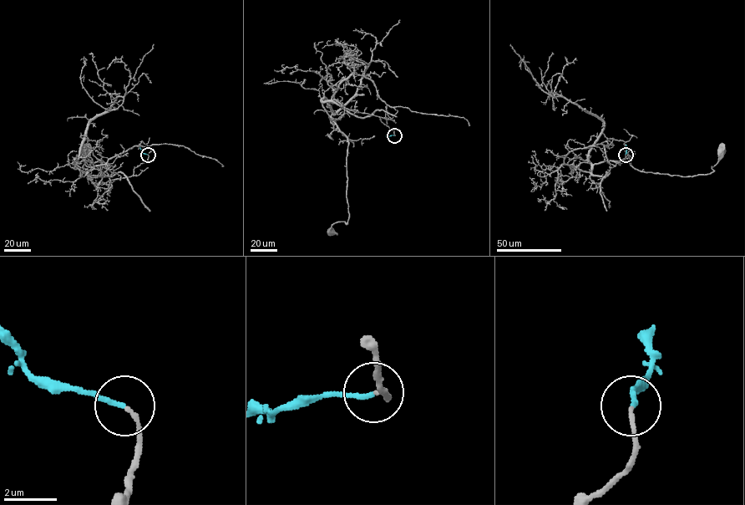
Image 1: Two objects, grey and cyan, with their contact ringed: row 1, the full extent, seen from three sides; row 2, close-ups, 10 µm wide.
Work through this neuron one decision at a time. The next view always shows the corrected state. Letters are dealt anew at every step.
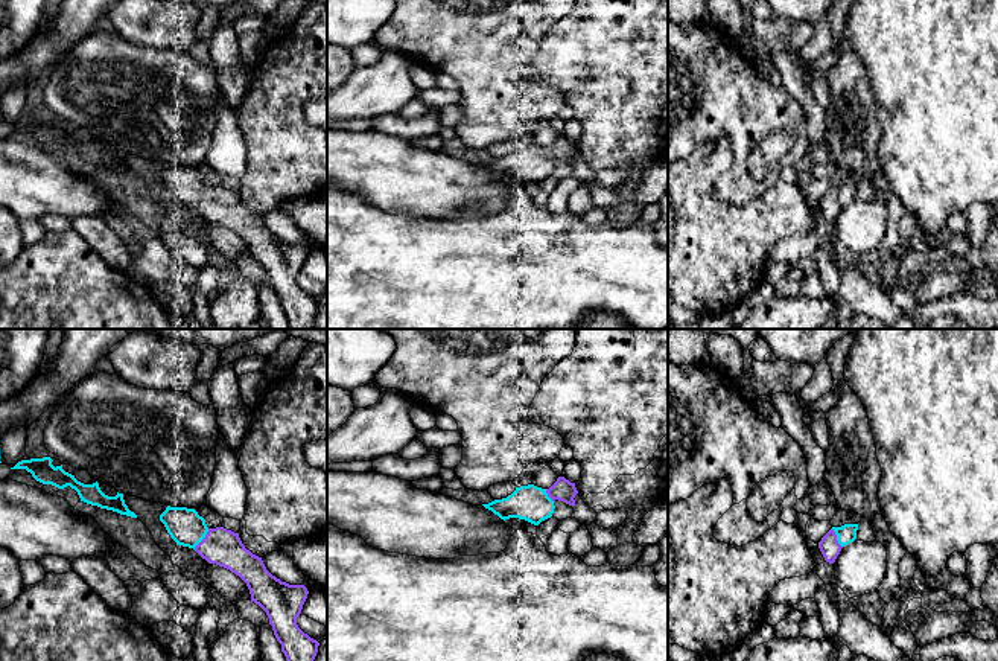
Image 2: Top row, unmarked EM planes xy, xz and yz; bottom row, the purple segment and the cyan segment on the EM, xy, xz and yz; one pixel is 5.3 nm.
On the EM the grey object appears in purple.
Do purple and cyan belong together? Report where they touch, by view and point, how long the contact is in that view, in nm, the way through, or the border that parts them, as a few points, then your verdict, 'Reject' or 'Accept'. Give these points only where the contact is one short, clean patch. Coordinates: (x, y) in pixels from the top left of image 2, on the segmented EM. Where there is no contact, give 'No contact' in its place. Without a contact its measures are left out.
Touches purple at xy (203, 539). Shared border 140 nm. Accept

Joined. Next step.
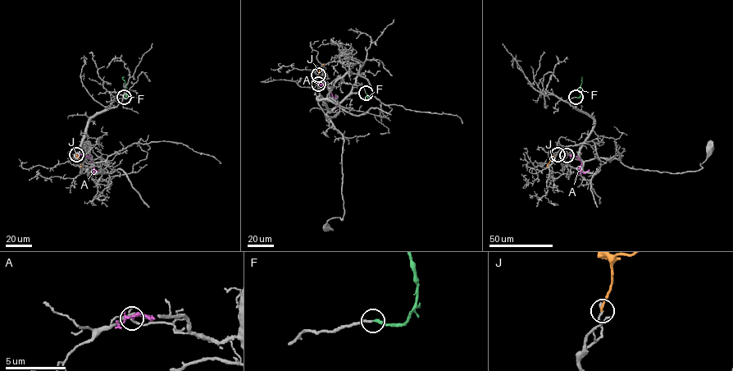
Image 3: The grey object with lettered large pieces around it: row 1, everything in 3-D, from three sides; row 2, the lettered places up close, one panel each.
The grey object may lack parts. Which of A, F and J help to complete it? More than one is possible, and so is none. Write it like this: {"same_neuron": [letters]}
{"same_neuron": ["F"]}

